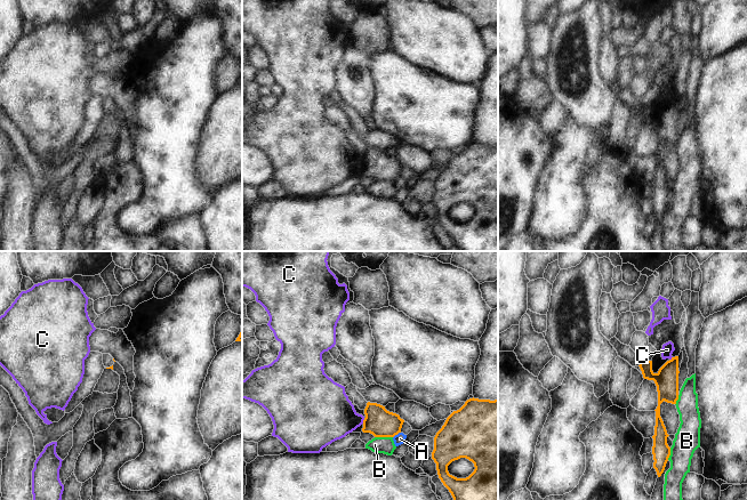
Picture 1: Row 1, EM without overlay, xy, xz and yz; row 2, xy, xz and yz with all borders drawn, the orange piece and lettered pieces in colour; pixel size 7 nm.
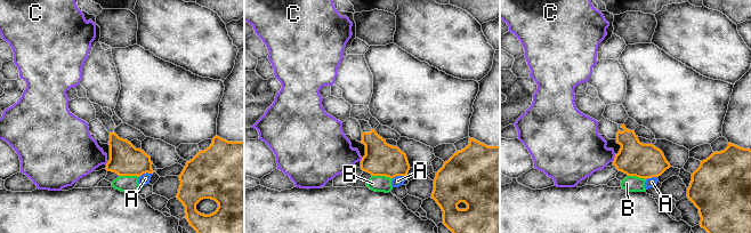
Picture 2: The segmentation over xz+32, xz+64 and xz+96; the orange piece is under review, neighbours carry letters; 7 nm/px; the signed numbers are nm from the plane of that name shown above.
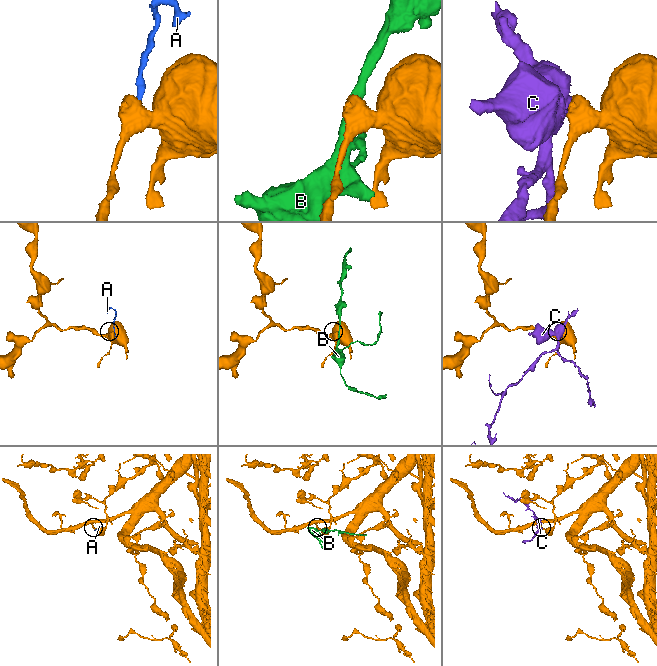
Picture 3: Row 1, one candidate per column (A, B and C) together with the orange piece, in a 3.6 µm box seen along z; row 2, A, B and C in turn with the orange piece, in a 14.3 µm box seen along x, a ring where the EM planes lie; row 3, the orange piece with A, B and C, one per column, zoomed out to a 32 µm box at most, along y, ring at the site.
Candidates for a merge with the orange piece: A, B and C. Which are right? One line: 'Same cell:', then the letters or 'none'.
Same cell: none

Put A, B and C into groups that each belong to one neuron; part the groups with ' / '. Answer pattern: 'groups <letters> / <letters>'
groups A / B / C

